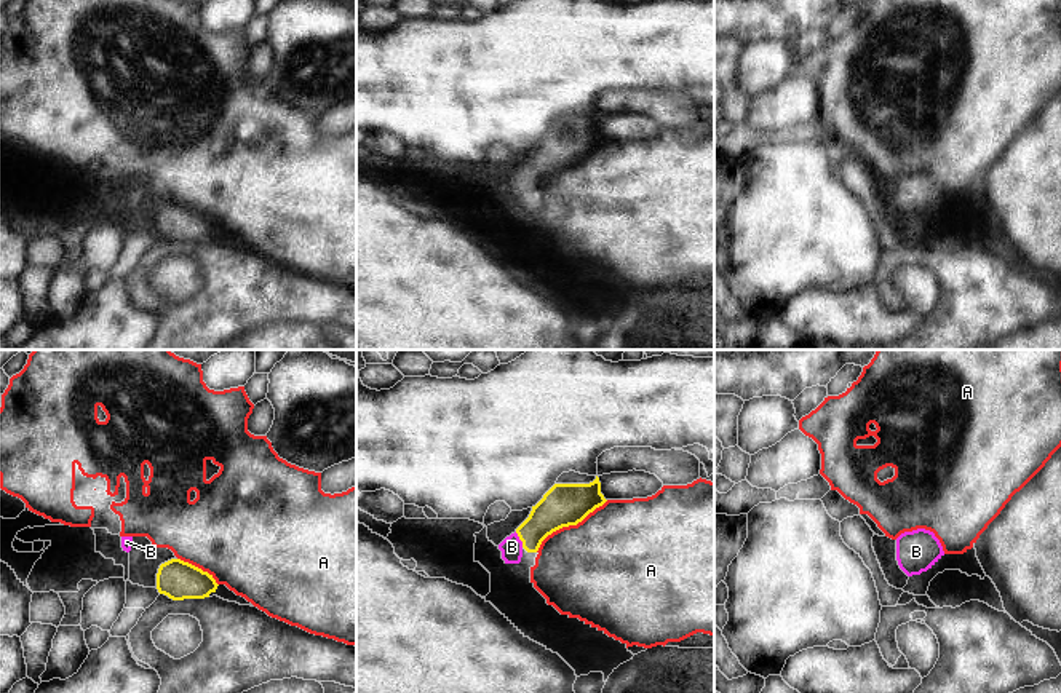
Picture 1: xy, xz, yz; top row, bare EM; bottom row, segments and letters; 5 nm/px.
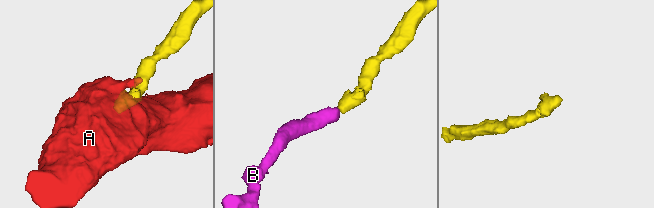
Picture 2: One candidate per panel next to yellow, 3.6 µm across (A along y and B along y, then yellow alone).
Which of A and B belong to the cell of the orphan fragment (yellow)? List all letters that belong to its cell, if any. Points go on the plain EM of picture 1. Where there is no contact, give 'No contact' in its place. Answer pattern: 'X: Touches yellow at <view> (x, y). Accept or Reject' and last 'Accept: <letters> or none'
A: Touches yellow at xz (569, 166). Reject
B: Touches yellow at xz (520, 181). Accept
Accept: B

